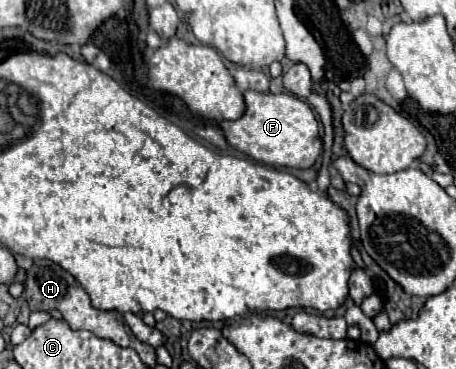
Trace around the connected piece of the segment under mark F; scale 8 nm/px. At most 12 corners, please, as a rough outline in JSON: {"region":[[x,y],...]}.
{"region":[[244,92],[218,126],[256,162],[310,168],[322,148],[312,108],[292,94]]}

